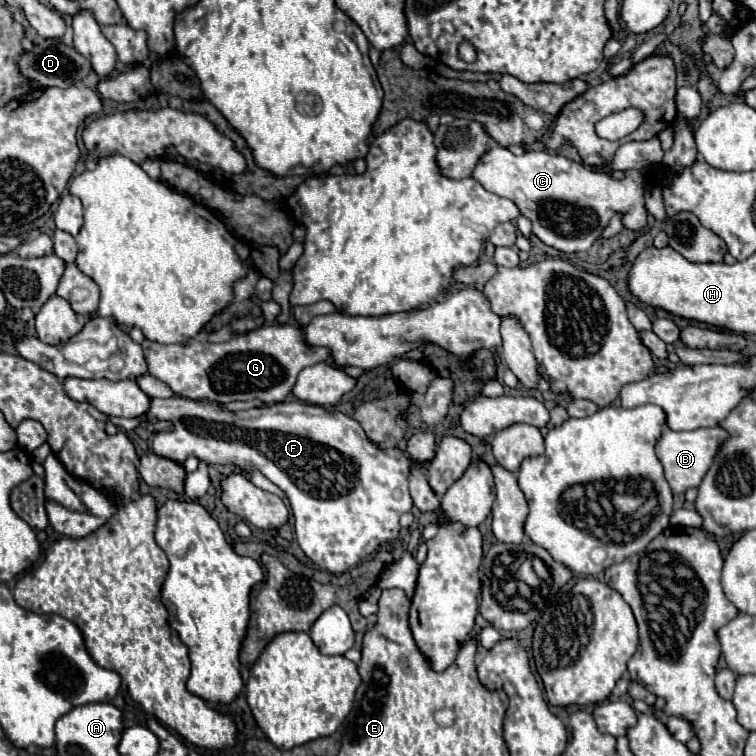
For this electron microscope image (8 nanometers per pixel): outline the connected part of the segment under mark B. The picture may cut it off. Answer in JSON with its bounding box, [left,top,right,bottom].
[657,427,729,493]

